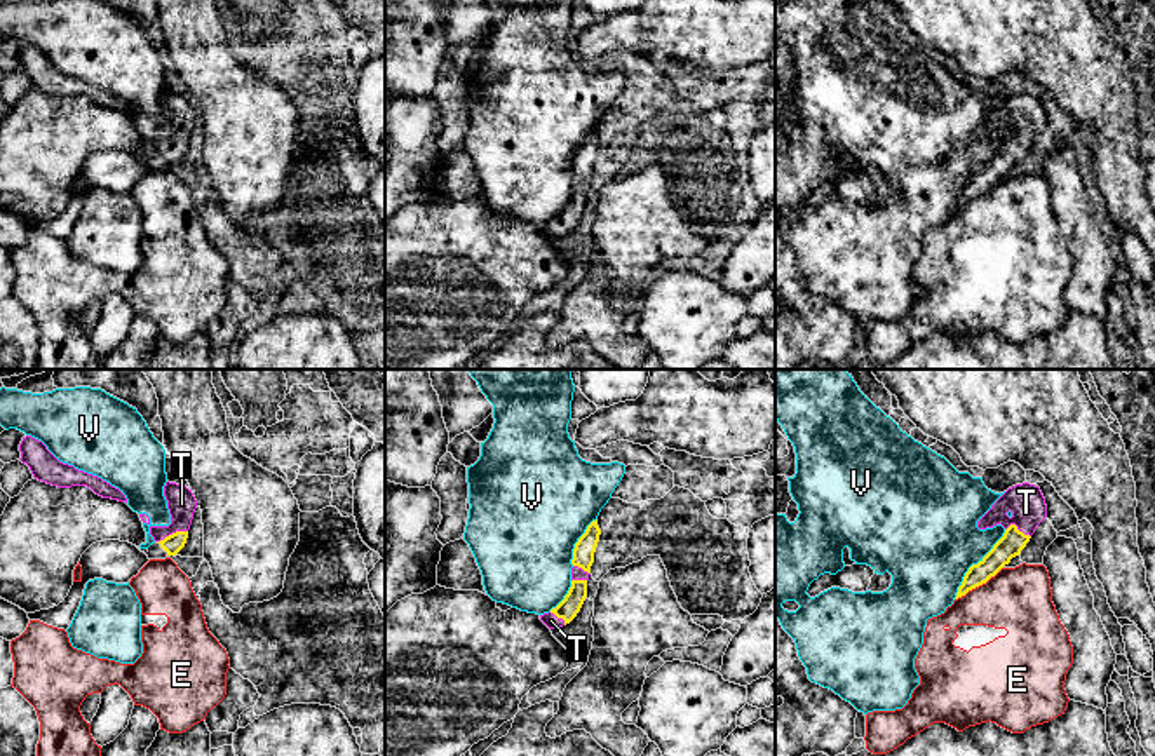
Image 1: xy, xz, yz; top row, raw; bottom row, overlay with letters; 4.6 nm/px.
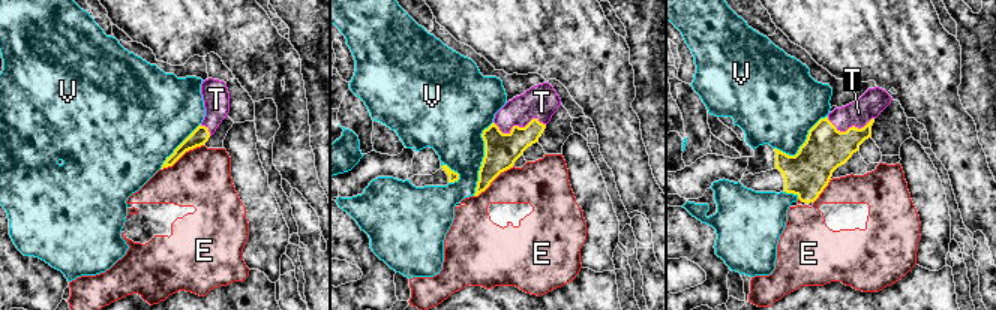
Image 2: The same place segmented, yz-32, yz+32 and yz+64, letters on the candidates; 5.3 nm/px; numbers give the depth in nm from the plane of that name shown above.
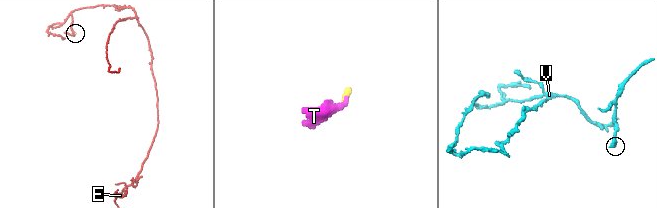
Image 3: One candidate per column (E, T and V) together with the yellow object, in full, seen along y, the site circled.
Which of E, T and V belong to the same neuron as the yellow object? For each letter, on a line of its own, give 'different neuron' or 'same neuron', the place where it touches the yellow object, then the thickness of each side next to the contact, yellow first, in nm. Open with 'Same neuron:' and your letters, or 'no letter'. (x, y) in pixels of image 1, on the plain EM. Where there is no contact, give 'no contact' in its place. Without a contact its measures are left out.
Same neuron: T
E: different neuron | yz (978, 195) | 110/300 nm
T: same neuron | xy (173, 143) | 90/140 nm
V: different neuron | yz (974, 175) | 110/480 nm

